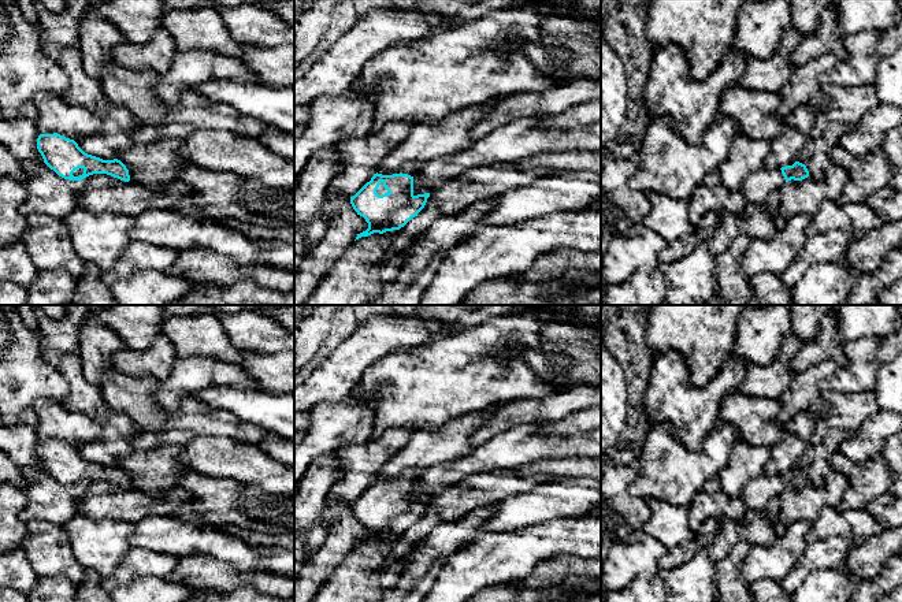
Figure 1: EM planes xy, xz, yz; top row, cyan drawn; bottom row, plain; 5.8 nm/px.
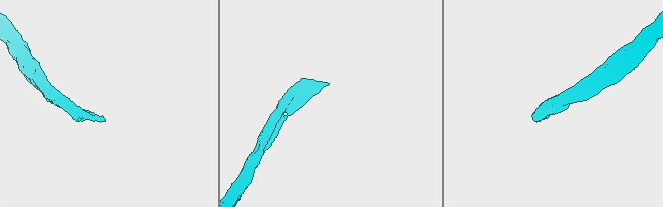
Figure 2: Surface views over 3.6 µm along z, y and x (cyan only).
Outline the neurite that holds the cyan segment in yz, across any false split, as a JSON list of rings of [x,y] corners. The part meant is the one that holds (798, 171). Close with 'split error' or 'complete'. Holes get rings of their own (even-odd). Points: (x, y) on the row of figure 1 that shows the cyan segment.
[[[795,161],[793,166],[782,168],[760,168],[750,174],[738,193],[745,198],[746,204],[762,205],[768,201],[769,196],[780,190],[780,187],[794,179],[802,181],[809,176],[805,164]]]; split error

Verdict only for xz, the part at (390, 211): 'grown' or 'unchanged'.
grown

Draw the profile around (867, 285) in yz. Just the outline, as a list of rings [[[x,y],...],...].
[[[902,248],[891,252],[872,272],[855,278],[846,305],[876,305],[879,290],[902,278]]]

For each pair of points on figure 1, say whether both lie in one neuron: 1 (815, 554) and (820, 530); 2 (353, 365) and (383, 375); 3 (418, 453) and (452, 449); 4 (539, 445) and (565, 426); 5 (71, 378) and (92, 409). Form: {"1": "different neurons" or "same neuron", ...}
{"1": "different neurons", "2": "different neurons", "3": "same neuron", "4": "different neurons", "5": "same neuron"}

